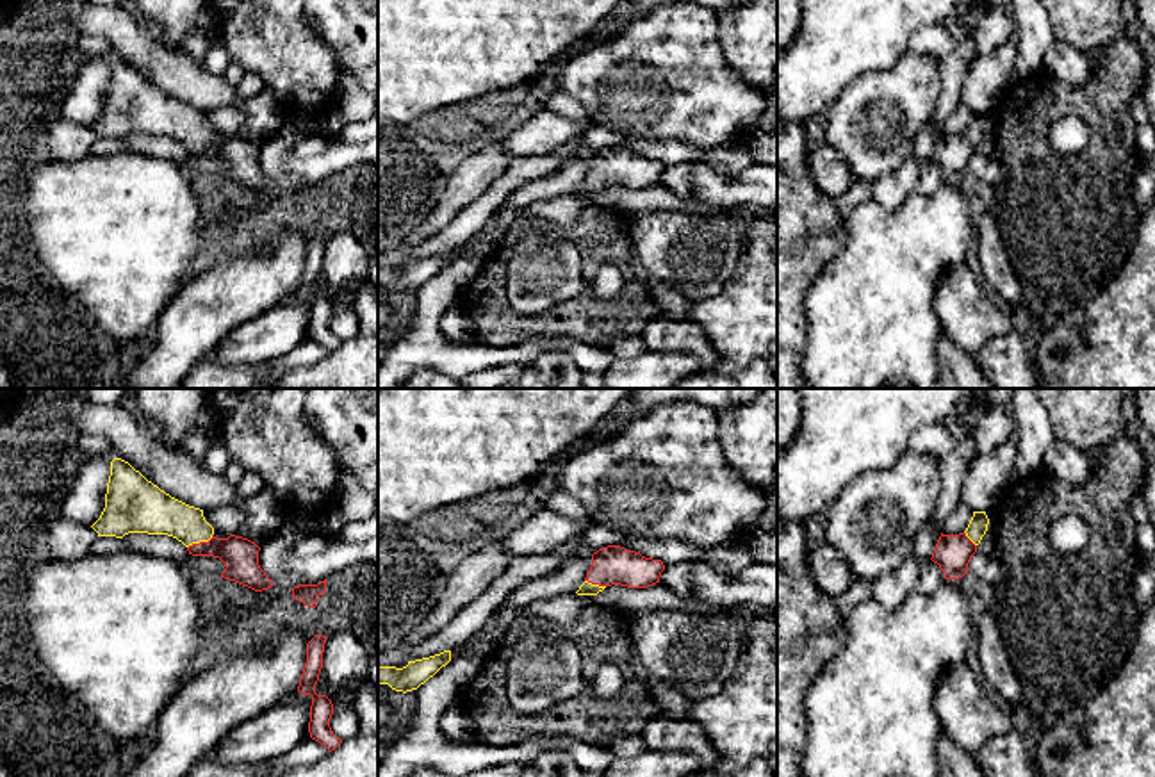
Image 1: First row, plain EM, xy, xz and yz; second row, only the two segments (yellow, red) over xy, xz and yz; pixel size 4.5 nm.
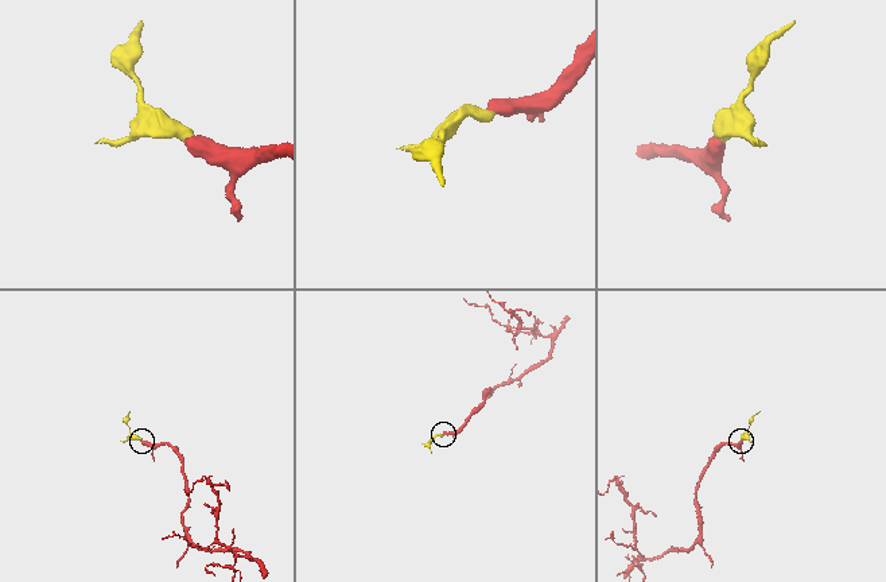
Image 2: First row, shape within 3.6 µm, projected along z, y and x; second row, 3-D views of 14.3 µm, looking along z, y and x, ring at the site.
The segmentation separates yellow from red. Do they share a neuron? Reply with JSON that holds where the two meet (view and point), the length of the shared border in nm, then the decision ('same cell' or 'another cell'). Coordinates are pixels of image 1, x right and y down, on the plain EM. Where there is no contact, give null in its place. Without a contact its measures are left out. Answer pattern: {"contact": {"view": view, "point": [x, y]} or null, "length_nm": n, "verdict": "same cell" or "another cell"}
{"contact": {"view": "xy", "point": [200, 141]}, "length_nm": 140, "verdict": "same cell"}

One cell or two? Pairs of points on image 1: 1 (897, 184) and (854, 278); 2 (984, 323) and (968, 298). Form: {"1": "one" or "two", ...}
{"1": "two", "2": "one"}

